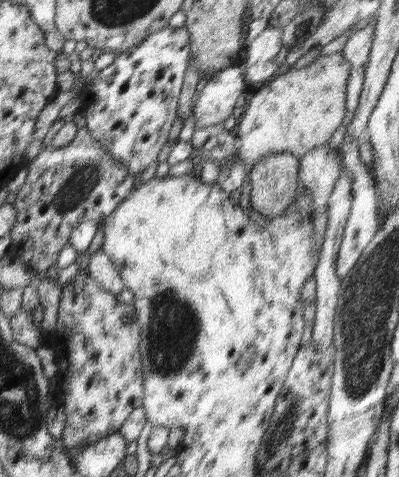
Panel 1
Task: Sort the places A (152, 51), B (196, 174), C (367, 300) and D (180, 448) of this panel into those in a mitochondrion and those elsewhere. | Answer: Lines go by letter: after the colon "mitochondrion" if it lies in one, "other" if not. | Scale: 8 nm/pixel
A: other
B: other
C: mitochondrion
D: other

